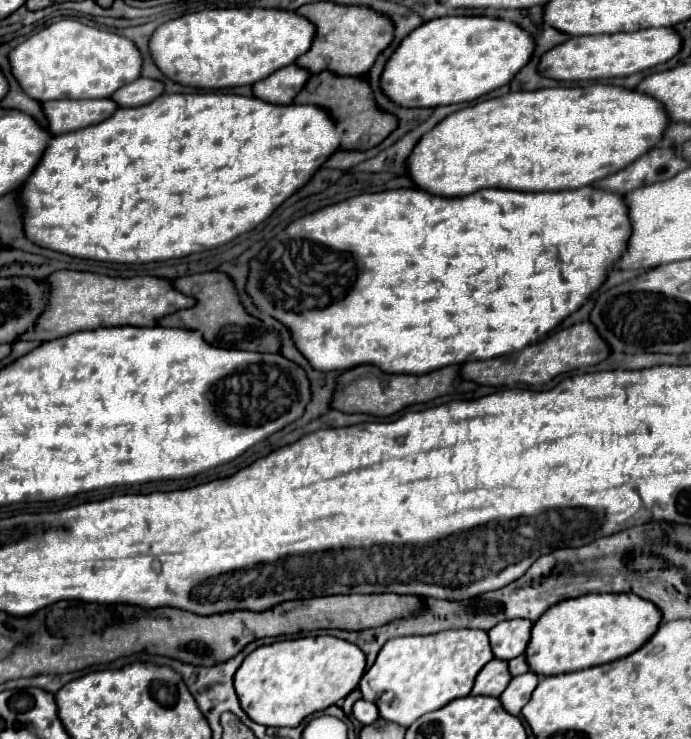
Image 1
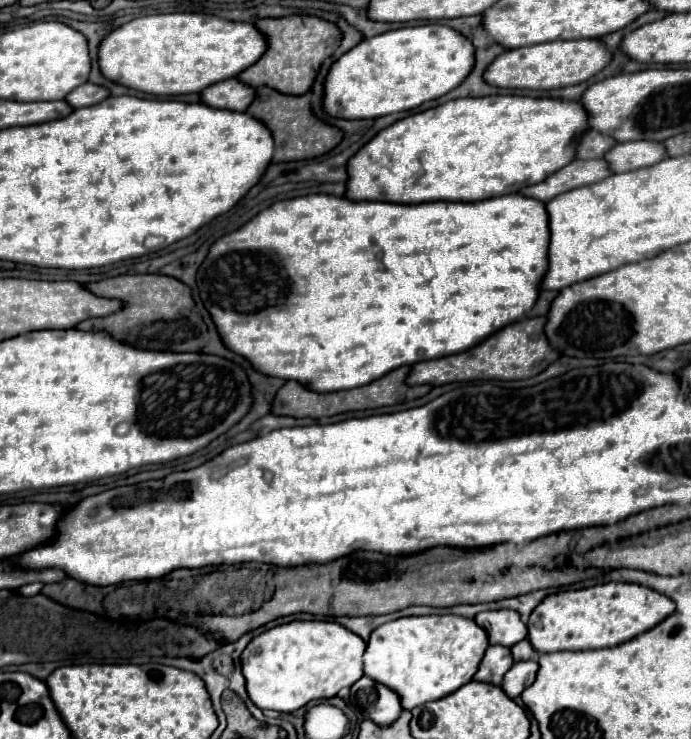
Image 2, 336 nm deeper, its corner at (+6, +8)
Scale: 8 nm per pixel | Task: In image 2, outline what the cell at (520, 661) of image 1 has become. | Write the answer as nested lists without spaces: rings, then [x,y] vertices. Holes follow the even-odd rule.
[[[521,640],[521,642],[517,642],[517,644],[511,648],[511,652],[513,652],[515,662],[519,662],[519,660],[529,660],[535,650],[533,650],[533,646],[531,646],[527,640]]]

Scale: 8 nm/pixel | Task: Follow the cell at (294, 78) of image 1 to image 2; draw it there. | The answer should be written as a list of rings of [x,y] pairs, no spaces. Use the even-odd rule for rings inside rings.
[[[229,78],[205,88],[201,92],[201,98],[213,108],[231,108],[235,112],[245,112],[255,98],[255,88],[241,82],[239,78]]]

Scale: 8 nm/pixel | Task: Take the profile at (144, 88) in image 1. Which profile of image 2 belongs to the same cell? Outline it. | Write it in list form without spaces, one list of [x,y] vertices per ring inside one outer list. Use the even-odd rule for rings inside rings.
[[[87,82],[85,86],[79,86],[77,90],[73,90],[73,94],[69,94],[69,98],[65,98],[65,100],[73,102],[73,108],[83,108],[83,106],[99,104],[105,98],[109,98],[109,90],[107,88]]]

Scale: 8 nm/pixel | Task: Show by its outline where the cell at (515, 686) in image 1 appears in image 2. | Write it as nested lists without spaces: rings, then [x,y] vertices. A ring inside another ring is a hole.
[[[525,660],[525,662],[515,662],[511,666],[511,670],[507,670],[507,674],[503,676],[503,684],[501,688],[505,690],[505,694],[509,698],[519,696],[527,686],[533,684],[535,674],[539,670],[539,664],[533,660]]]

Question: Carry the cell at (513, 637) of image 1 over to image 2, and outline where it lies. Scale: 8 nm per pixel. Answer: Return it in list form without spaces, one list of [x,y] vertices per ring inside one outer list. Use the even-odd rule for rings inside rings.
[[[495,610],[477,614],[475,622],[487,632],[491,644],[513,646],[527,638],[527,626],[515,610]]]

